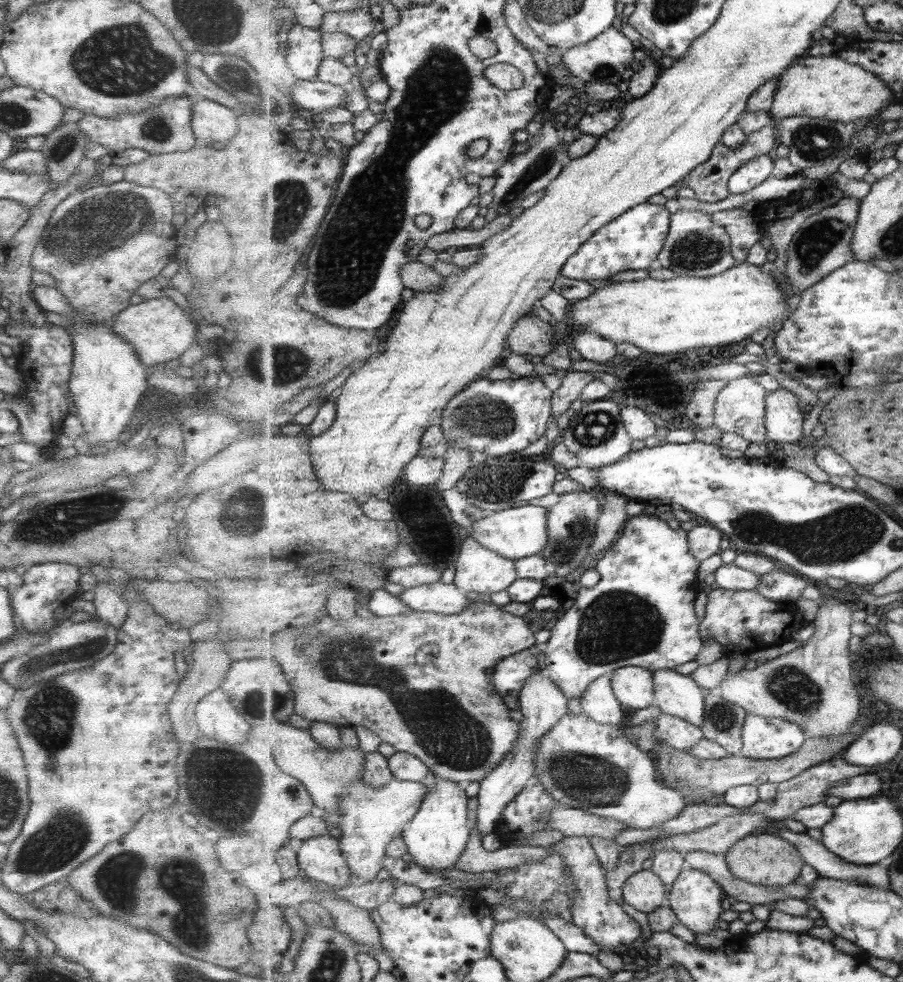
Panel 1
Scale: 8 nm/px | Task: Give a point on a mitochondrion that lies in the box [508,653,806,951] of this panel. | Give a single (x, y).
(592, 780)

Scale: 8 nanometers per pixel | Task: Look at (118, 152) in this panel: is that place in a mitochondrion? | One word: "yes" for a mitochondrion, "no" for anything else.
no

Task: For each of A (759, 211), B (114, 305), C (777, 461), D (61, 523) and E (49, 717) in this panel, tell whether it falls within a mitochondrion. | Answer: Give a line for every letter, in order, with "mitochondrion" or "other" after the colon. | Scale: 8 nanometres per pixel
A: other
B: other
C: other
D: mitochondrion
E: mitochondrion

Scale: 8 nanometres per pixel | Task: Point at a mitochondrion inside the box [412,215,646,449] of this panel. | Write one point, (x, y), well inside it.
(489, 416)

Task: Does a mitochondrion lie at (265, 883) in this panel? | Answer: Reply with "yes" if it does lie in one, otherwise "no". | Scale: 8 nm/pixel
no

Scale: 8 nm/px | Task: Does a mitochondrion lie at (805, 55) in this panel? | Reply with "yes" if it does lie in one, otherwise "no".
no

